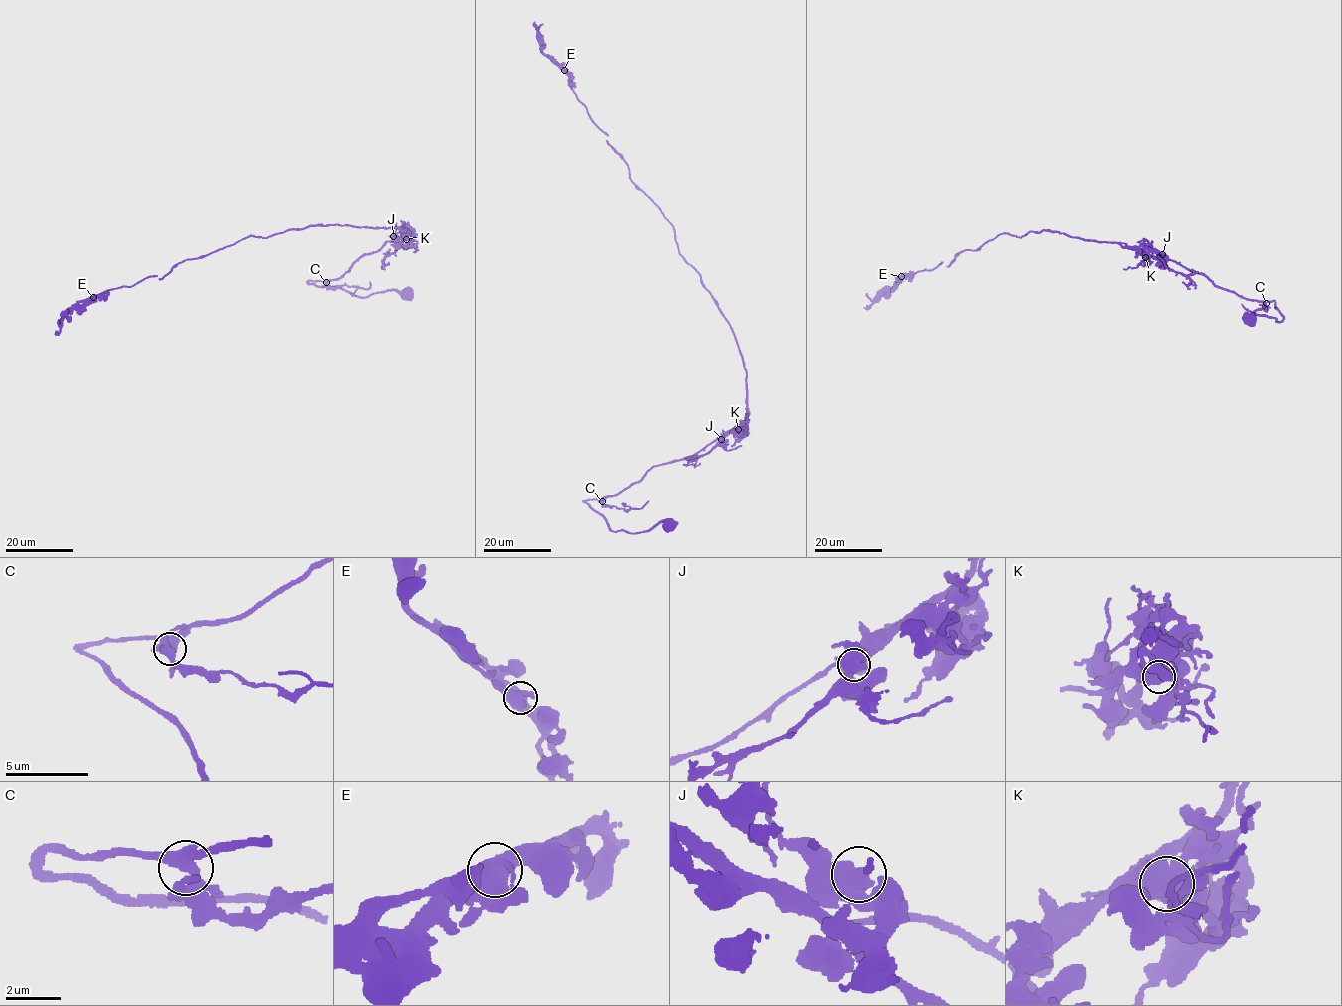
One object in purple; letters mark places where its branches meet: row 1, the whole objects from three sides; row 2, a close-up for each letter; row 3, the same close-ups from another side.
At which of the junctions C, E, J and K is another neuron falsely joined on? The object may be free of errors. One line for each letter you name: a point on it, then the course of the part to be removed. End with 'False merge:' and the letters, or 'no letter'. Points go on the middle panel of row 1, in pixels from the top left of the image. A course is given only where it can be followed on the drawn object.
E: place (564, 70); course (564, 70), (542, 52), (534, 21)
False merge: E

